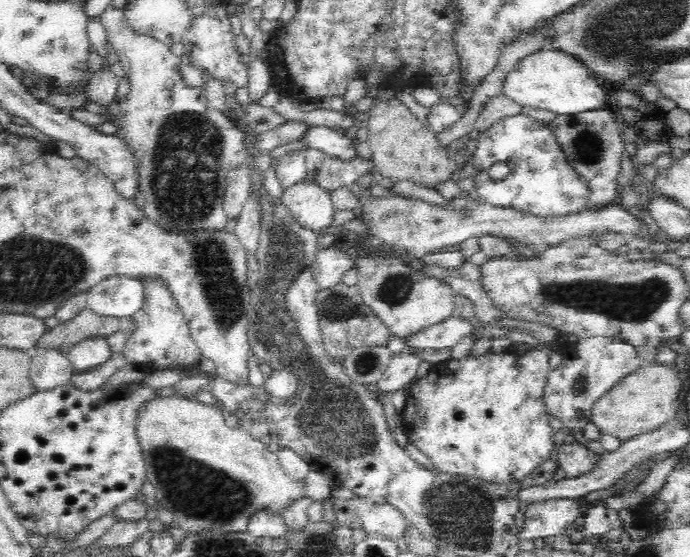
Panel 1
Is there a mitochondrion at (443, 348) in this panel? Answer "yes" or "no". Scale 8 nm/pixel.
no

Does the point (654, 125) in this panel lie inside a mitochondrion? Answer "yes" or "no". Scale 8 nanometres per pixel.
no

